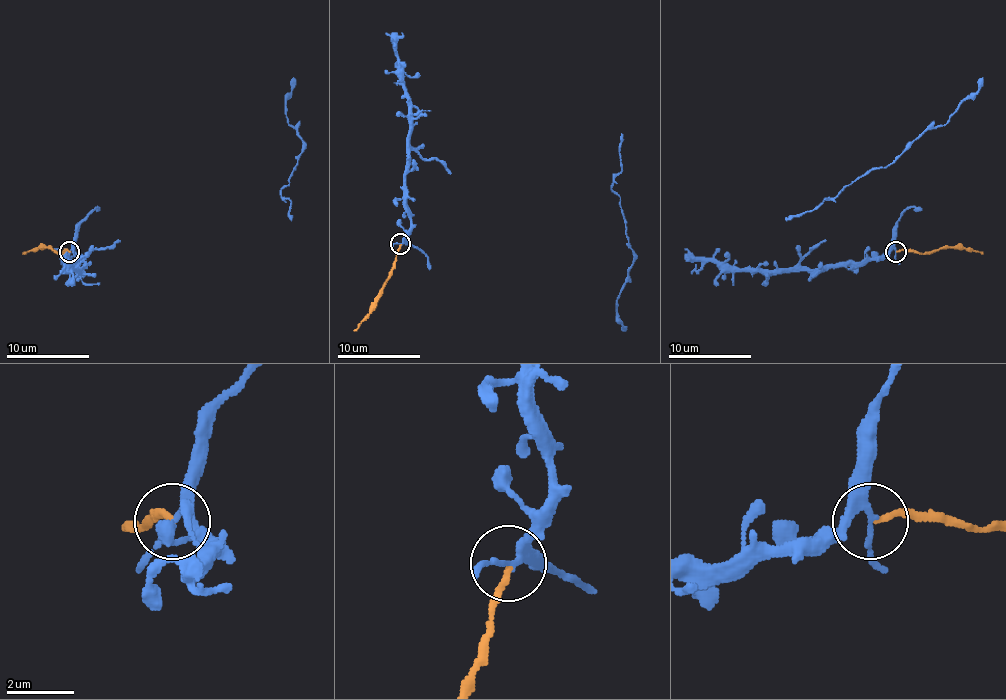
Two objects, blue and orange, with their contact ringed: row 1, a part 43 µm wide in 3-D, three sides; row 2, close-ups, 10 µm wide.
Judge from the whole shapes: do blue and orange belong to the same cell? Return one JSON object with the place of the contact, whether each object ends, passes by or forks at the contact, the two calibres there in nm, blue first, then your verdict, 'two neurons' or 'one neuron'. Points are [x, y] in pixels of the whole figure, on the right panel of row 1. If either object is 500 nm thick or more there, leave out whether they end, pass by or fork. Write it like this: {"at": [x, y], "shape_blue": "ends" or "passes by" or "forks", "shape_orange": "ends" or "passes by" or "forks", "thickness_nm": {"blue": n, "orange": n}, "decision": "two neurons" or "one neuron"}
{"at": [895, 252], "shape_blue": "forks", "shape_orange": "ends", "thickness_nm": {"blue": 190, "orange": 170}, "decision": "two neurons"}

